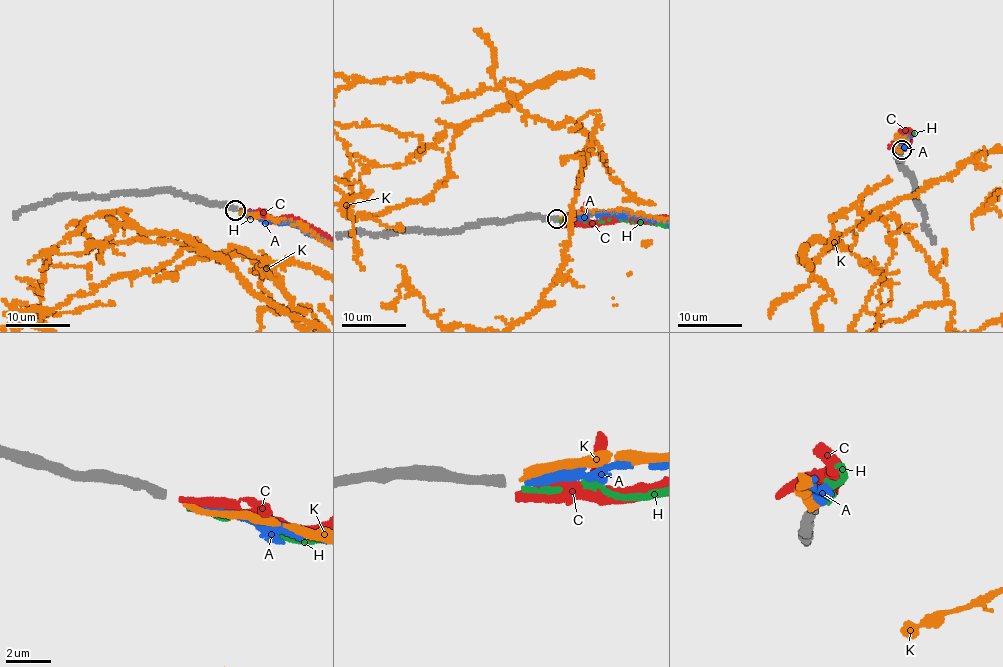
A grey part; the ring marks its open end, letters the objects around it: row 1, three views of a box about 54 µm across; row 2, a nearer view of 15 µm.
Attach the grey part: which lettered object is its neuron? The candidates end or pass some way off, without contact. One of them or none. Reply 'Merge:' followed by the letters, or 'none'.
Merge: K

